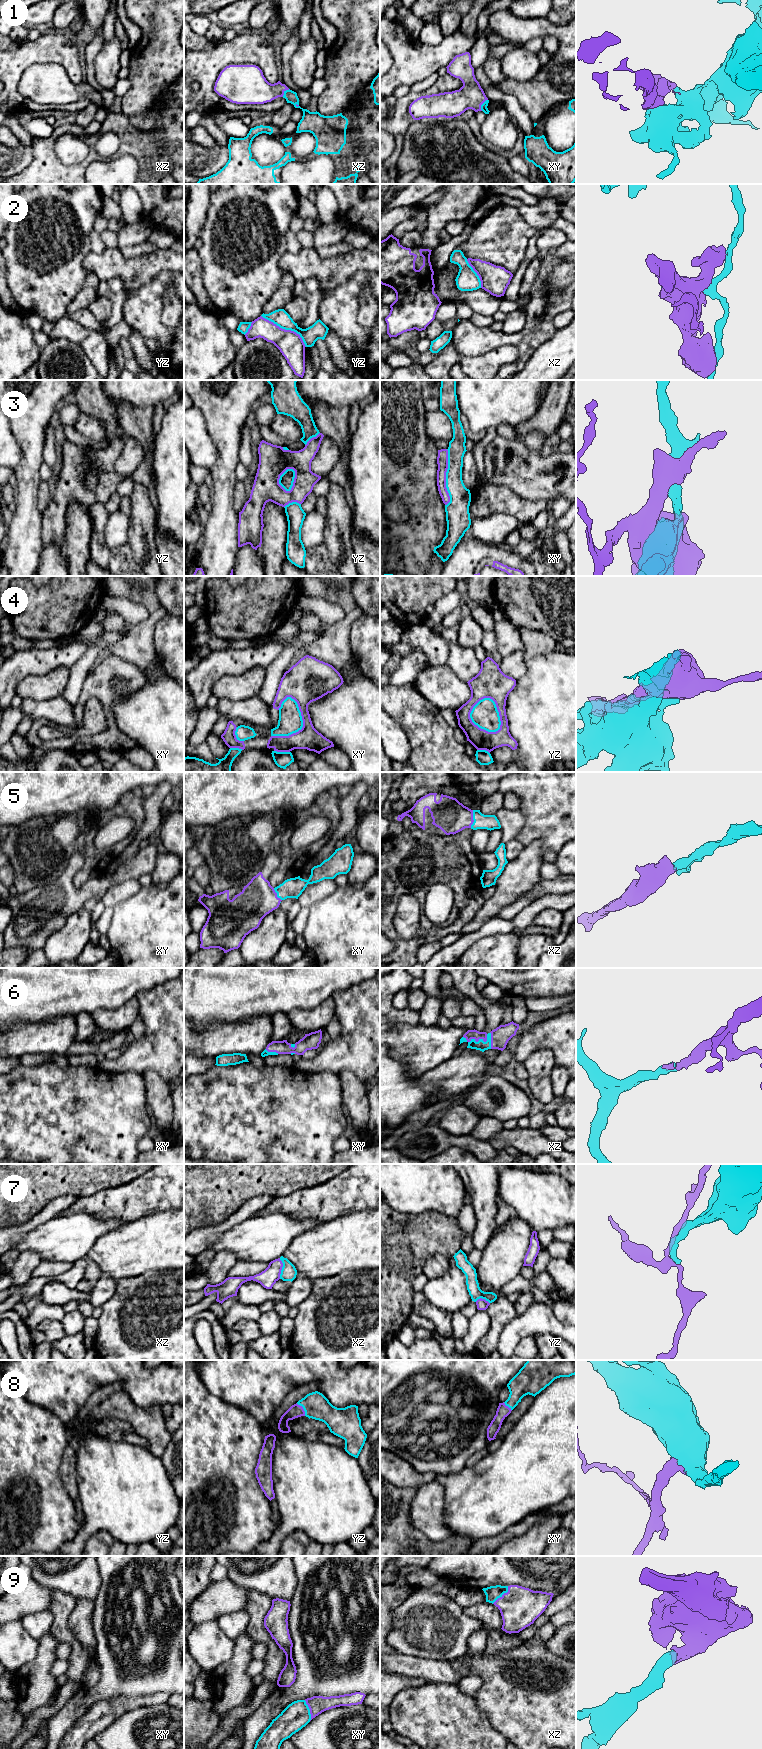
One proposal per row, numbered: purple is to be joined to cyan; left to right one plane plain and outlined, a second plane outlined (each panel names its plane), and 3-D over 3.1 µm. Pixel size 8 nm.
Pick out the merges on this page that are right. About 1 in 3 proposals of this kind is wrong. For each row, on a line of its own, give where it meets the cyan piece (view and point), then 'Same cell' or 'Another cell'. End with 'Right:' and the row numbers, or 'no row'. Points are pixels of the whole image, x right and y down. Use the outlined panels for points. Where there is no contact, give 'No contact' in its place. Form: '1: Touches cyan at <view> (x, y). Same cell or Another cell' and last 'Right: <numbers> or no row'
1: Touches cyan at xy (481, 105). Same cell
2: Touches cyan at yz (286, 329). Another cell
3: Touches cyan at xy (446, 477). Another cell
4: Touches cyan at yz (498, 712). Another cell
5: Touches cyan at xz (473, 819). Same cell
6: Touches cyan at xz (474, 1040). Same cell
7: Touches cyan at xz (282, 1268). Another cell
8: Touches cyan at yz (303, 1408). Same cell
9: Touches cyan at xz (502, 1594). Same cell
Right: 1, 5, 6, 8, 9

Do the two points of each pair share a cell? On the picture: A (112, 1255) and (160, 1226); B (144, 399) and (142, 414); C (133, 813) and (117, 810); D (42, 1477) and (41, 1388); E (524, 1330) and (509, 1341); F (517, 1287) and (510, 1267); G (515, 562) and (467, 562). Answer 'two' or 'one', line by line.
A: one
B: two
C: one
D: two
E: one
F: two
G: one

